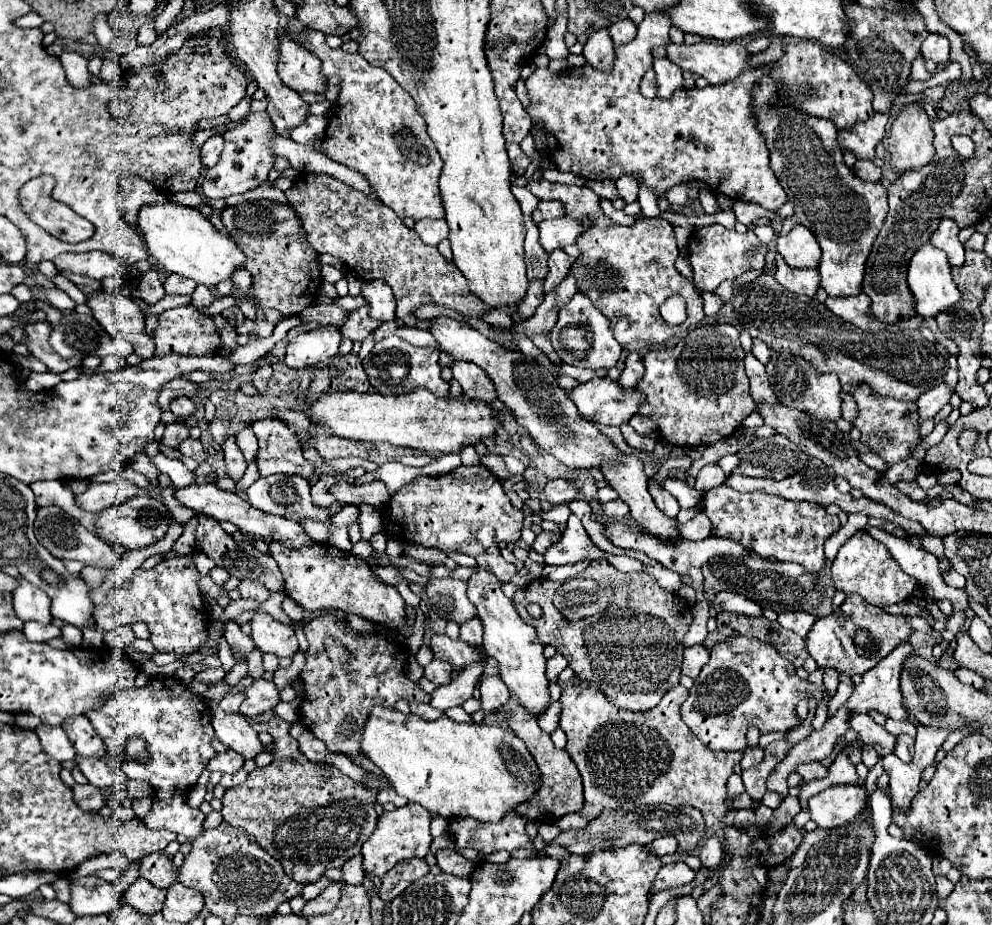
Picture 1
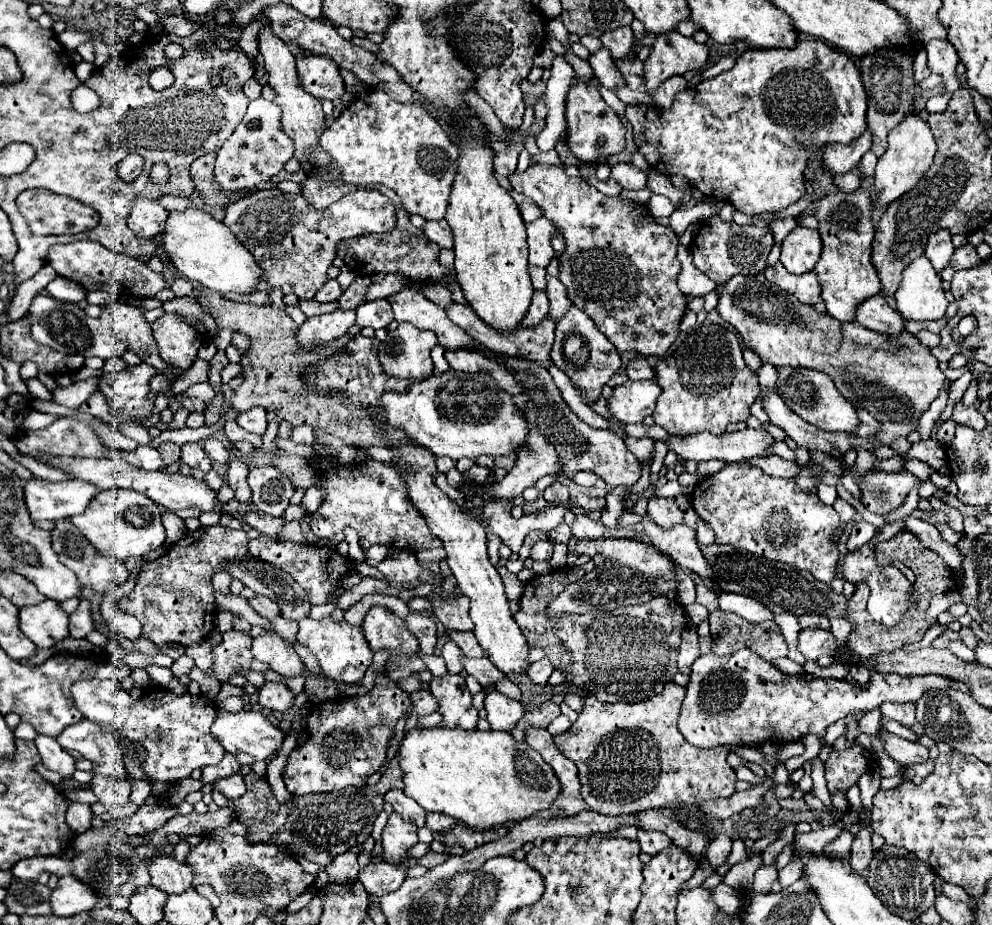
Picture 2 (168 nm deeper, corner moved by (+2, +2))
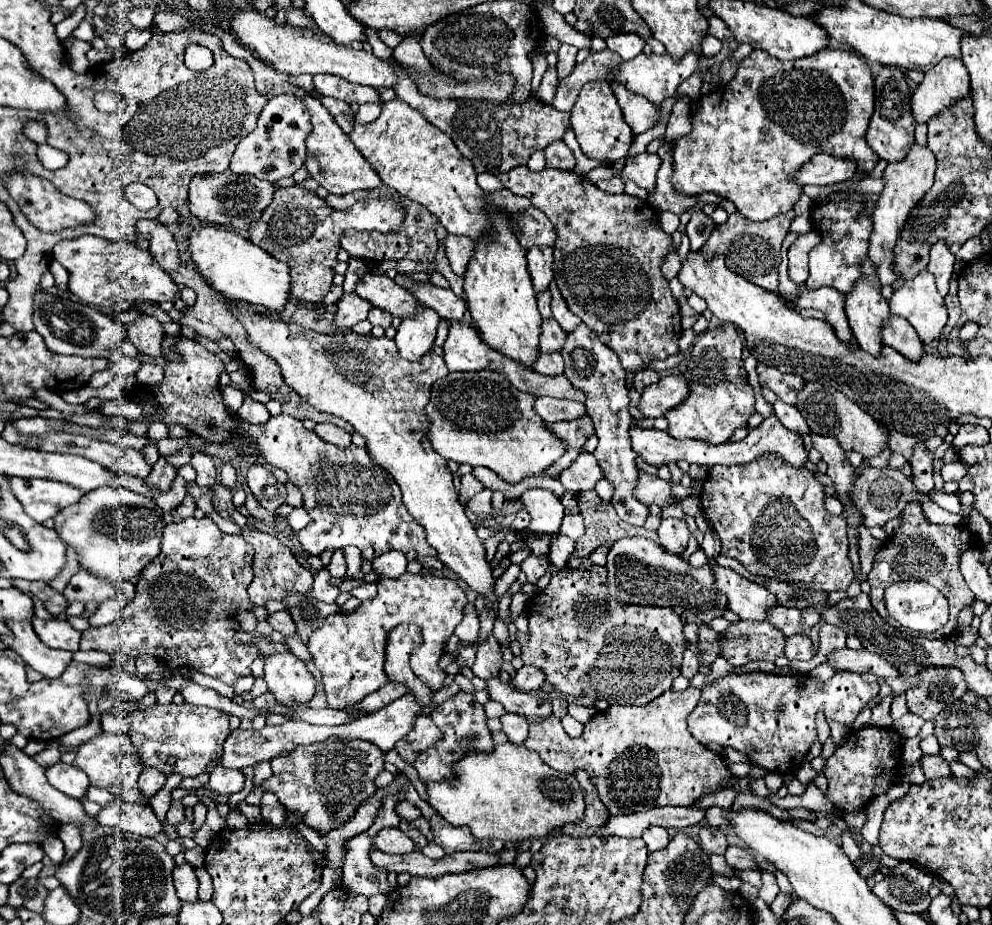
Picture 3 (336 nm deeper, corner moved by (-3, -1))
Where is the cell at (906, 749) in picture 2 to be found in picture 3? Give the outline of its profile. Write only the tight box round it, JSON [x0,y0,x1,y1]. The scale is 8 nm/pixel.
[919,755,951,779]

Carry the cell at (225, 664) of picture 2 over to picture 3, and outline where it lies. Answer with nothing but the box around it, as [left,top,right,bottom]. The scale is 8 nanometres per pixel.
[81,517,259,685]

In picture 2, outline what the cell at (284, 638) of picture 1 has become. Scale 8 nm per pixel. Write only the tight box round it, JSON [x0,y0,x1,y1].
[252,632,306,678]

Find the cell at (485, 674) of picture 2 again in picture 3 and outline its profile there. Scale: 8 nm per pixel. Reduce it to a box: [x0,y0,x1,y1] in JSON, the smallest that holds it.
[485,675,551,721]

